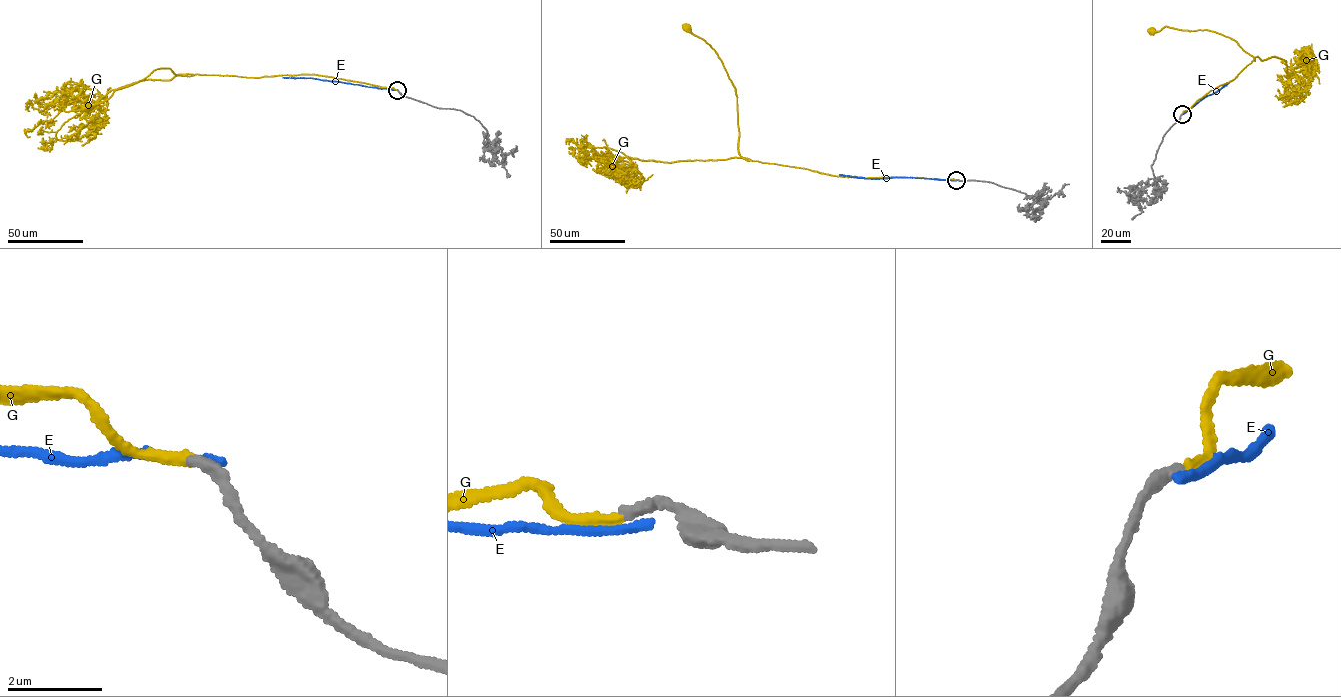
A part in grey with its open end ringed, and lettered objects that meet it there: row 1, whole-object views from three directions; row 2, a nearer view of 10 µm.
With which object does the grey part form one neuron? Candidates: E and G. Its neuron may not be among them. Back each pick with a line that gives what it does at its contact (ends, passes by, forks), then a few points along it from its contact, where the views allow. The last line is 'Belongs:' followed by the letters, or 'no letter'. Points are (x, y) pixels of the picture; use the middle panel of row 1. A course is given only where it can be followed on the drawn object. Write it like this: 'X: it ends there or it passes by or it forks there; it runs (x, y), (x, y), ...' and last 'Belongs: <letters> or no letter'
G: it ends there; it runs (956, 180), (834, 176), (742, 158), (738, 147), (735, 89), (713, 49), (688, 28)
Belongs: G

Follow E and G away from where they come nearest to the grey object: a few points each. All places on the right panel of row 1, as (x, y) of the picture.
E: (1182, 114), (1229, 82)
G: (1182, 114), (1255, 59), (1236, 42), (1213, 31), (1166, 26), (1152, 30)

